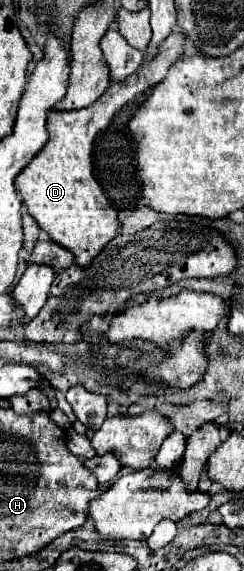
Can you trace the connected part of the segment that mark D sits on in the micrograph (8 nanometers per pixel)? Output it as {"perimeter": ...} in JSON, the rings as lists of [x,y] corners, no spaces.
{"perimeter":[[[172,32],[160,46],[152,60],[144,60],[140,68],[122,82],[112,82],[108,90],[88,108],[70,110],[70,112],[50,112],[48,132],[50,140],[36,158],[24,168],[16,178],[16,190],[22,196],[28,214],[38,222],[38,226],[60,246],[74,254],[80,268],[88,268],[90,262],[104,250],[104,246],[118,236],[120,220],[118,212],[104,196],[100,184],[92,174],[92,144],[98,132],[102,132],[116,110],[132,102],[144,90],[156,86],[172,66],[172,60],[184,54],[184,34]]]}

